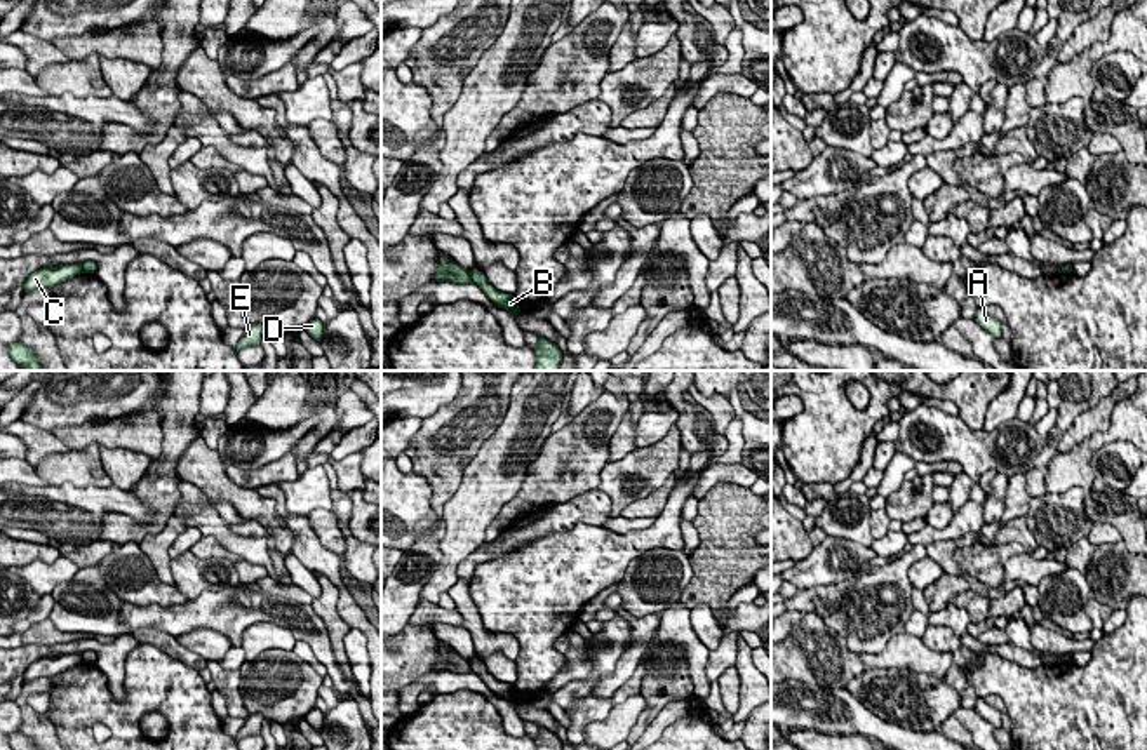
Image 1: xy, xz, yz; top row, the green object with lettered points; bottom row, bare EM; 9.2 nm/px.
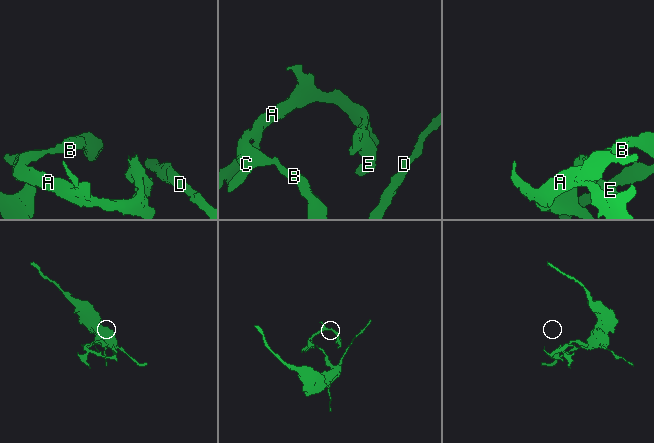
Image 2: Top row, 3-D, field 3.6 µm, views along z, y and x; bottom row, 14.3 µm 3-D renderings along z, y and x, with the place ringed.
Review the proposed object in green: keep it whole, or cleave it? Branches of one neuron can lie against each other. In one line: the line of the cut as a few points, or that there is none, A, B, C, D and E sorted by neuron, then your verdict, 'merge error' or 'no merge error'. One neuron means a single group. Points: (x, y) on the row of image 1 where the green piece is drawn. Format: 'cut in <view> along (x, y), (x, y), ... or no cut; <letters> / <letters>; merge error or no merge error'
cut in xz along (472, 274), (470, 281); A C E / B D; merge error

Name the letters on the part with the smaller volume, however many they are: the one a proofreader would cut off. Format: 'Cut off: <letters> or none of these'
Cut off: A, C, E

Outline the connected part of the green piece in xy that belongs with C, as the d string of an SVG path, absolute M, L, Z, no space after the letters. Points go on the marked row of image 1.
M82 265L45 266L28 275L28 278L23 284L23 291L26 292L37 291L40 287L54 287L80 273L84 273Z

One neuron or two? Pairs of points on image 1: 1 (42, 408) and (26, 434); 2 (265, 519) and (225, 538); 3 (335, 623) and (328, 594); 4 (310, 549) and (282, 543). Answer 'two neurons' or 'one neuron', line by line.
1: two neurons
2: two neurons
3: one neuron
4: two neurons

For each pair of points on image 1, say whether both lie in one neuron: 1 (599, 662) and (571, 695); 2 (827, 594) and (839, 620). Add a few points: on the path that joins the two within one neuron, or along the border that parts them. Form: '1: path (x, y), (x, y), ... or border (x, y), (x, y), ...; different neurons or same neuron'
1: path (596, 670), (580, 689); same neuron
2: border (841, 601), (834, 611), (822, 618); different neurons

